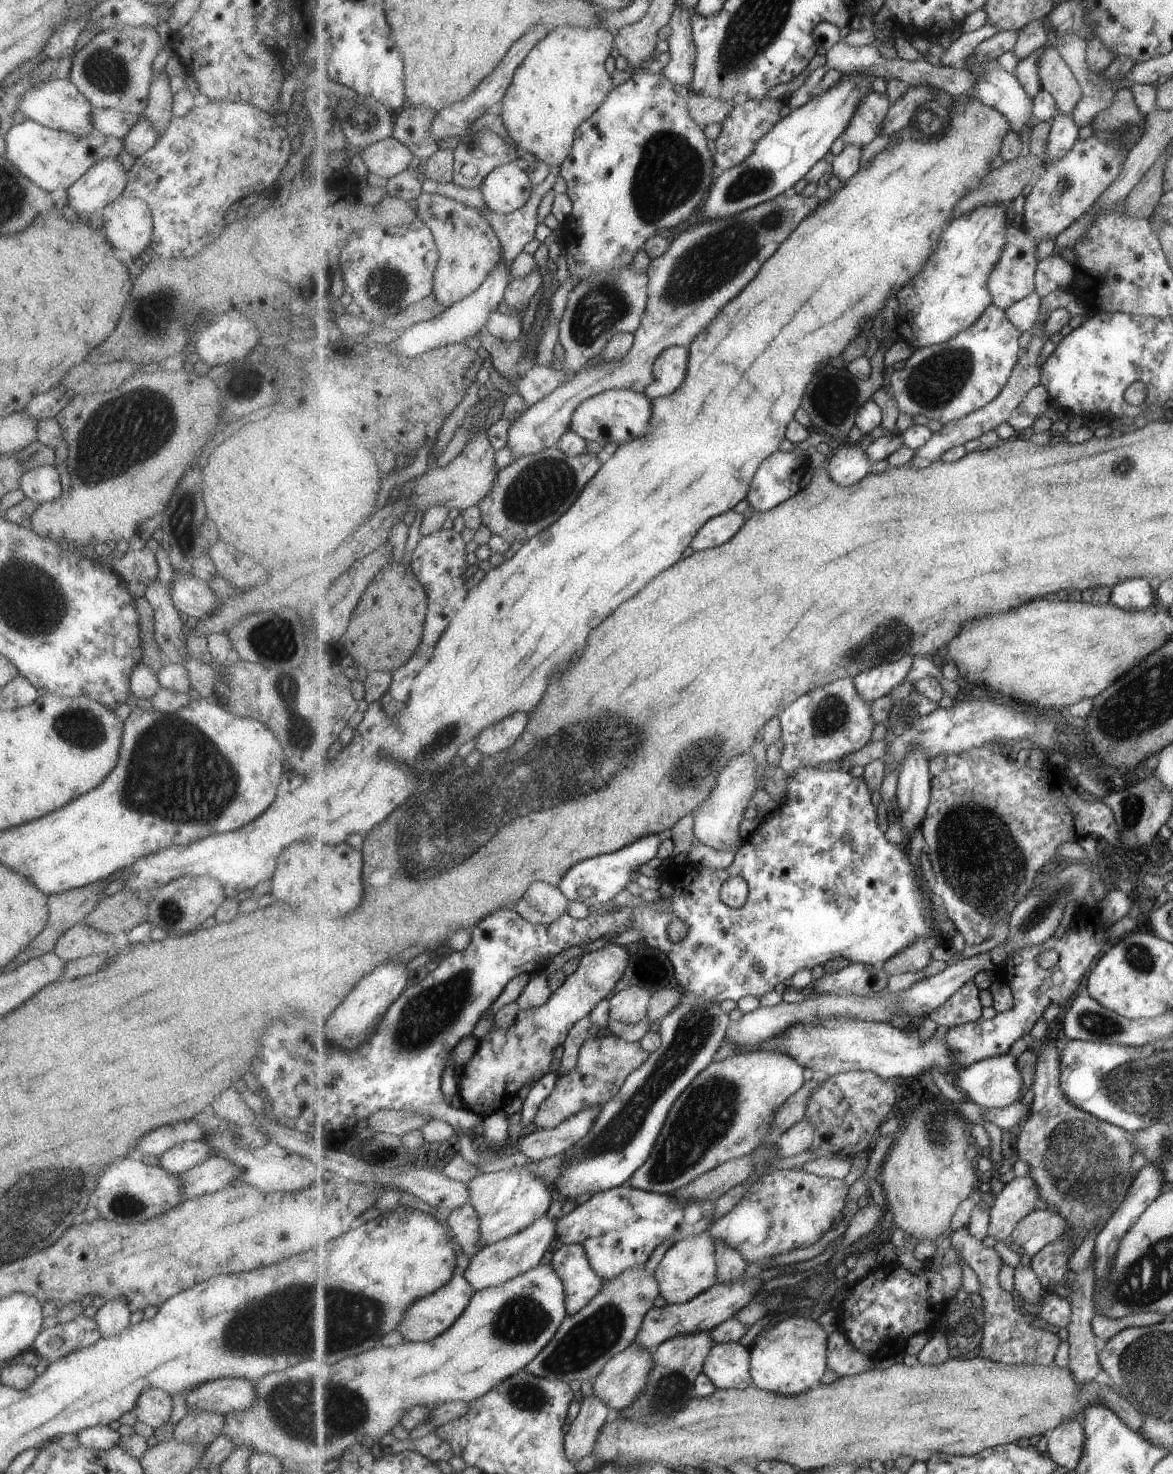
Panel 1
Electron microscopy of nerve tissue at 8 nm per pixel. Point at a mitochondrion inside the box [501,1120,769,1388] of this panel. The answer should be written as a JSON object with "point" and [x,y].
{"point":[591,1338]}

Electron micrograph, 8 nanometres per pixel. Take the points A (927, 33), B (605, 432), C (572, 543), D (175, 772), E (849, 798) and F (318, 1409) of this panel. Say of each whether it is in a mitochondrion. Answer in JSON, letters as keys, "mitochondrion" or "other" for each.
{"A":"other","B":"other","C":"other","D":"mitochondrion","E":"other","F":"mitochondrion"}

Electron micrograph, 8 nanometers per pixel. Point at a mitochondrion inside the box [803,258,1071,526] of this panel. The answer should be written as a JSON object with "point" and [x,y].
{"point":[934,382]}

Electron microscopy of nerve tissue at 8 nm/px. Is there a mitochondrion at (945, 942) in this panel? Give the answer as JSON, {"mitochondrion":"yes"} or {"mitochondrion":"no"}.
{"mitochondrion":"no"}

